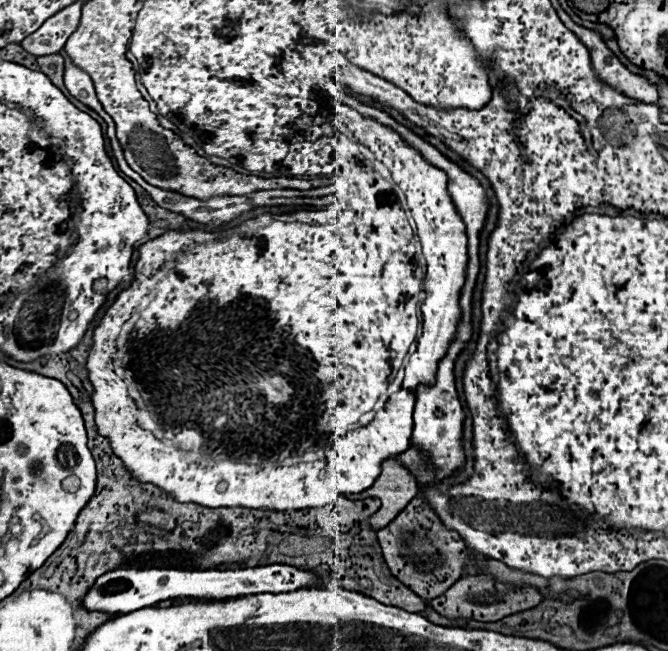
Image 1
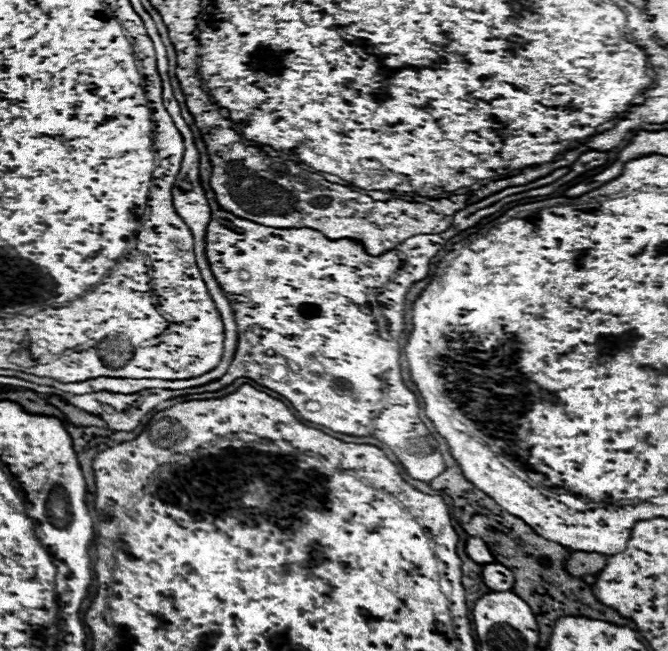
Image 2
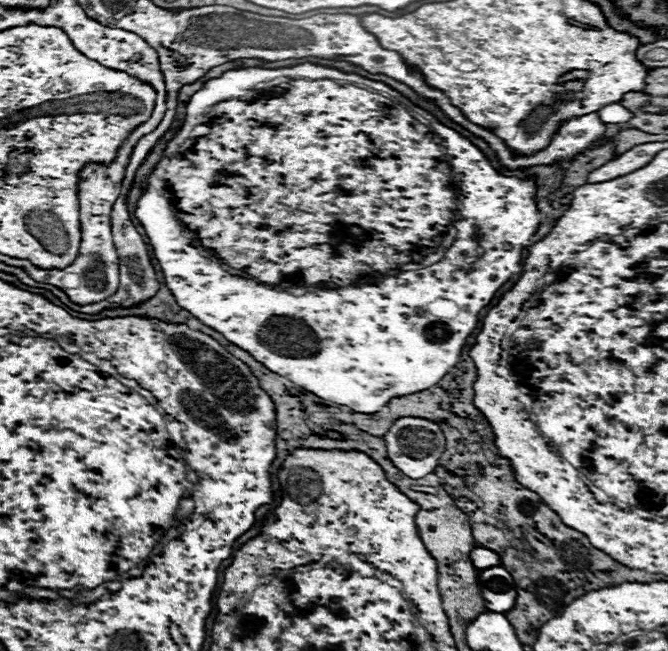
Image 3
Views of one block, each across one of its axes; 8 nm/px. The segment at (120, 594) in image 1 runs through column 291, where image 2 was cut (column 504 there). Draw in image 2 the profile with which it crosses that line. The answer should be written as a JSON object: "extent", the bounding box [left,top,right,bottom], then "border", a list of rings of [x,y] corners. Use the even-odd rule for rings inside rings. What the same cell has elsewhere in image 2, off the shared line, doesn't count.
{"extent":[482,564,514,592],"border":[[[484,564],[482,580],[490,590],[496,590],[496,592],[512,590],[512,586],[514,586],[514,574],[502,564]]]}

